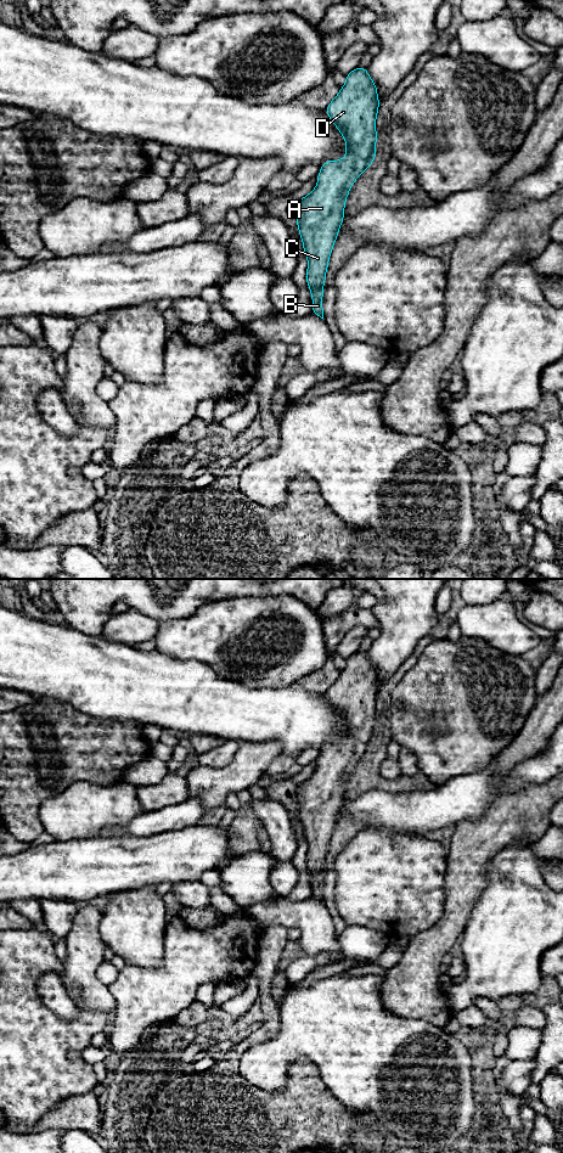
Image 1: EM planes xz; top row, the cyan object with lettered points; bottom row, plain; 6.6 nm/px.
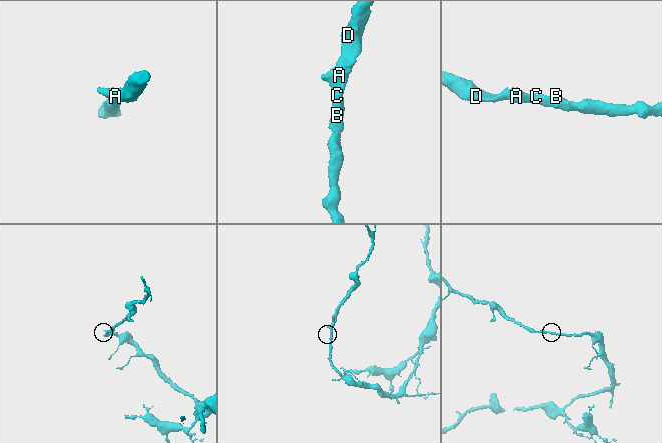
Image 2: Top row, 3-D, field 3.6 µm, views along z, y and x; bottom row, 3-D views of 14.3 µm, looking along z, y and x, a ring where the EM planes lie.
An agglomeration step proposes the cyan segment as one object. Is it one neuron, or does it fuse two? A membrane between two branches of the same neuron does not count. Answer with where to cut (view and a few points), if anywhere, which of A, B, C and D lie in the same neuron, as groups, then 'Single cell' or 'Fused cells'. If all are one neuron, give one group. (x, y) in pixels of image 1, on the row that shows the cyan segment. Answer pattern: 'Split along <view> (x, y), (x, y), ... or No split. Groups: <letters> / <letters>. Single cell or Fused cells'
No split. Groups: A B C D. Single cell

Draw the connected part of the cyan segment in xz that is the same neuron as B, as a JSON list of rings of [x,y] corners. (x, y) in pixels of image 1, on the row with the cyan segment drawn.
[[[367,68],[347,74],[339,94],[325,109],[347,142],[345,157],[321,165],[316,187],[297,201],[295,219],[308,258],[311,313],[323,319],[323,283],[330,255],[344,219],[345,199],[355,180],[376,158],[379,99]]]

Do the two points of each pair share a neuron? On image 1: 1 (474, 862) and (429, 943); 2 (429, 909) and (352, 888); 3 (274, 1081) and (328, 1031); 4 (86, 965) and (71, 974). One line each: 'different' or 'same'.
1: same
2: same
3: same
4: same

